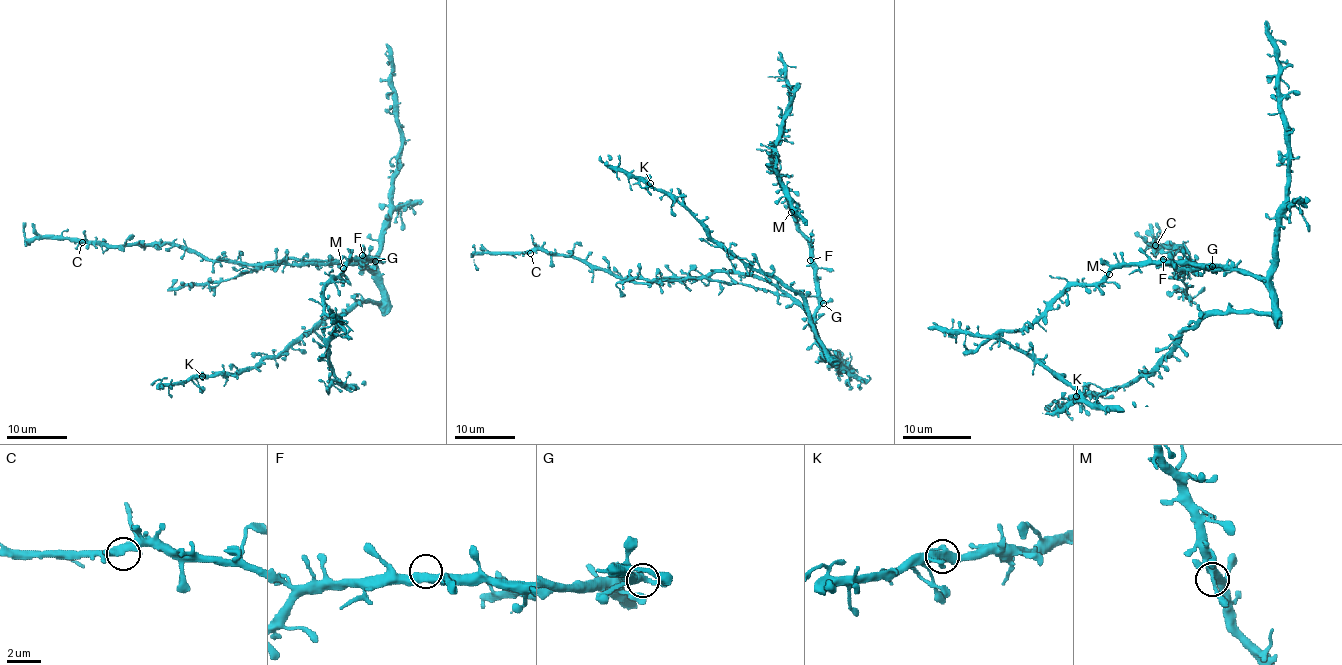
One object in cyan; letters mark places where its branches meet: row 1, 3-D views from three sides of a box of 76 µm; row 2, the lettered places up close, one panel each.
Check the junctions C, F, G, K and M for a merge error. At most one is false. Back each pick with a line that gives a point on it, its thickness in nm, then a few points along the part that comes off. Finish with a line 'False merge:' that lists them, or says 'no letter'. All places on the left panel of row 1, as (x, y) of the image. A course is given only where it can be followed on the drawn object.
False merge: no letter

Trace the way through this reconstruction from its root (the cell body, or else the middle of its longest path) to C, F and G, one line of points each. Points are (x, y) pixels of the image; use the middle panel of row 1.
C: (815, 321), (786, 294), (750, 275), (707, 272), (635, 283), (589, 268), (572, 257), (539, 250), (530, 253)
F: (815, 321), (818, 283), (816, 266), (810, 260)
G: (815, 321), (815, 313), (822, 303)

